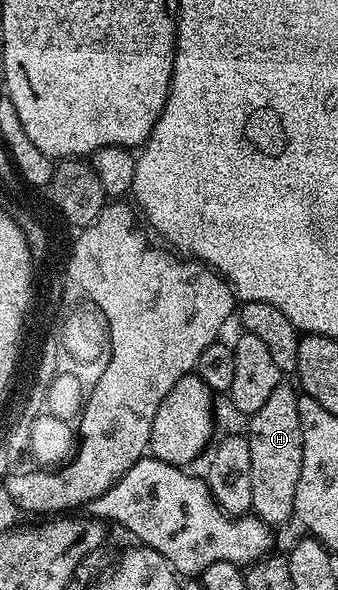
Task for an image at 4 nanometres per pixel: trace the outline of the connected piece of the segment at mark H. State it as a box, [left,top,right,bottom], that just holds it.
[247,384,302,528]

